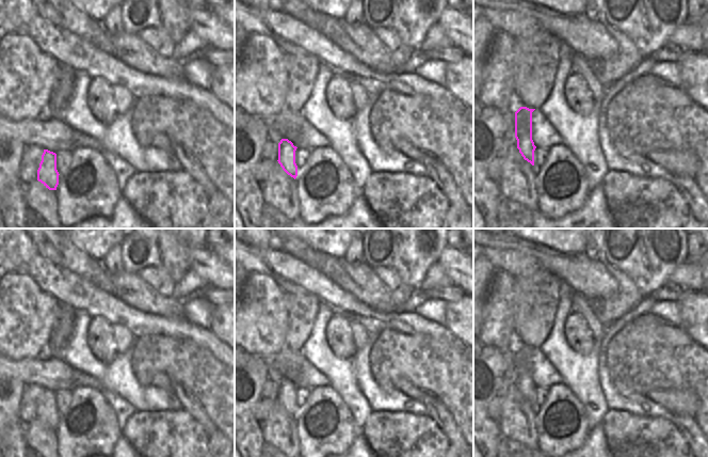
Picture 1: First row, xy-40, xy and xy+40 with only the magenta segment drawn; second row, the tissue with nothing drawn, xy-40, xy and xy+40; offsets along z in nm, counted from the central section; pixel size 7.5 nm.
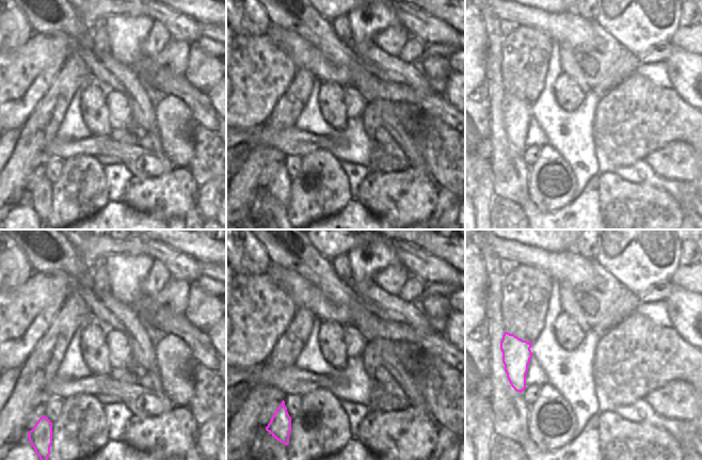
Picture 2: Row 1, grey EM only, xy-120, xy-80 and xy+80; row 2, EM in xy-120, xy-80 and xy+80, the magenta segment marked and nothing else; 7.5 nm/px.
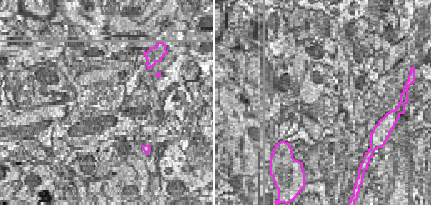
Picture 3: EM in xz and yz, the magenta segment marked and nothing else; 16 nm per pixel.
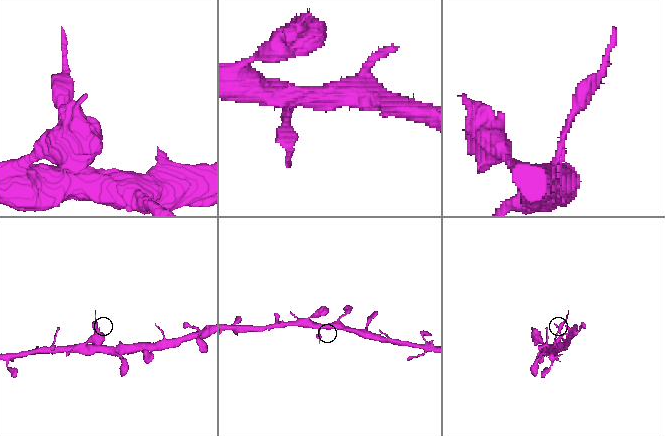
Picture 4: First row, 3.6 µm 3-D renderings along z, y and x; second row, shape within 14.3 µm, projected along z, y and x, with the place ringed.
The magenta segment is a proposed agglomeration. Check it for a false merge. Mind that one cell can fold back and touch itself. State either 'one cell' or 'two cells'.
two cells

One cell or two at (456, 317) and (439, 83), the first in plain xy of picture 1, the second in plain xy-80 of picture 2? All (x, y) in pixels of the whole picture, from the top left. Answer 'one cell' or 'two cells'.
two cells

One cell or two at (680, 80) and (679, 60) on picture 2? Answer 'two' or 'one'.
one

